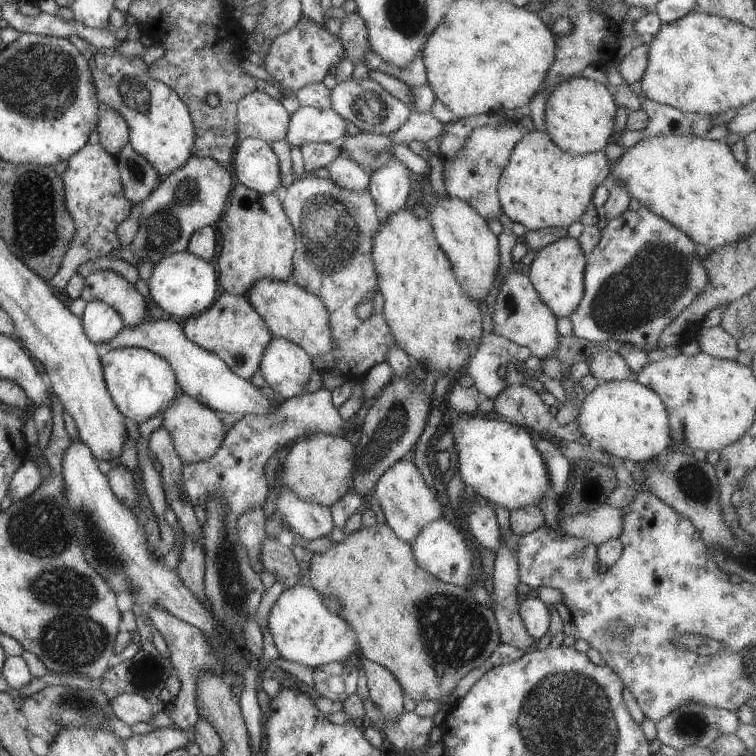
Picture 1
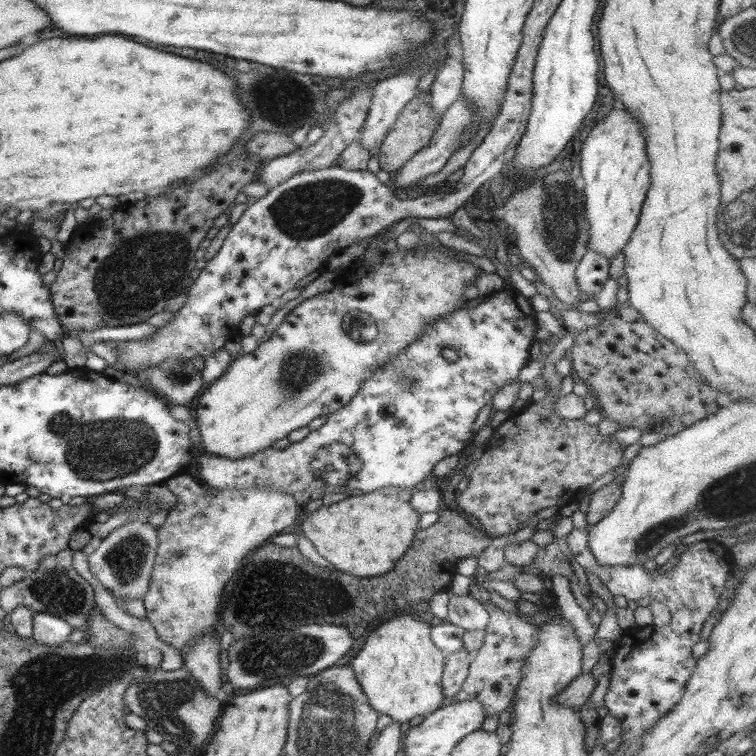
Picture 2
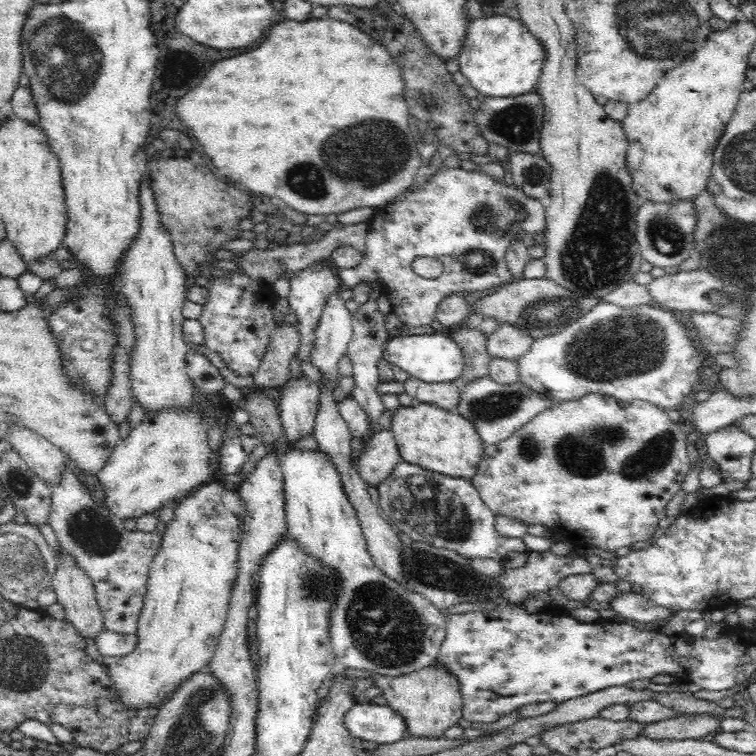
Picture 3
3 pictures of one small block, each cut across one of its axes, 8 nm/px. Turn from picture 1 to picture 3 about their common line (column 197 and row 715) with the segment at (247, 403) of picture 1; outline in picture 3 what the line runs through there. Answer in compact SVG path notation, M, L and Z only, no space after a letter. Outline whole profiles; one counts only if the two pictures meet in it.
M379 701L356 703L344 715L344 725L355 739L387 745L407 737L402 715Z

